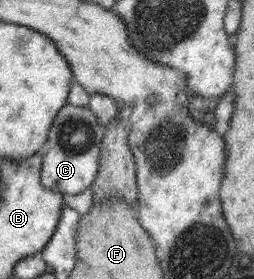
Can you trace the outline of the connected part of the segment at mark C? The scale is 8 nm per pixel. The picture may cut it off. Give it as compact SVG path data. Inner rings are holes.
M68 102L57 113L50 126L47 144L43 151L41 184L62 194L79 194L89 189L97 178L103 126L96 124L97 116L89 106L73 106Z

